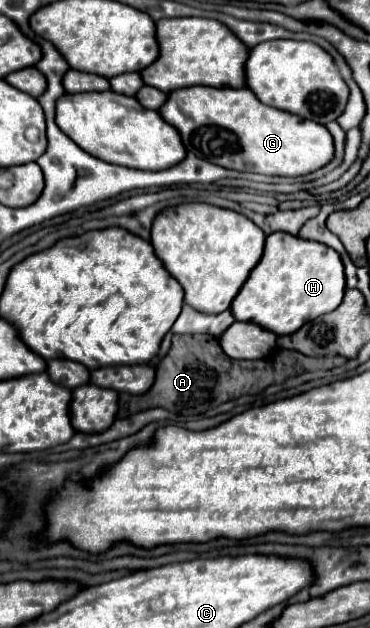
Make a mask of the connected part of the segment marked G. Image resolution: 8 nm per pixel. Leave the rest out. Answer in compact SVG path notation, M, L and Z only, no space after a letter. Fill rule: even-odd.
M189 86L167 94L167 102L159 108L165 122L175 126L181 134L187 152L199 154L223 168L253 172L253 170L275 170L281 174L271 176L303 176L325 166L333 158L333 138L329 130L313 120L303 120L289 112L261 104L249 88L209 88Z

